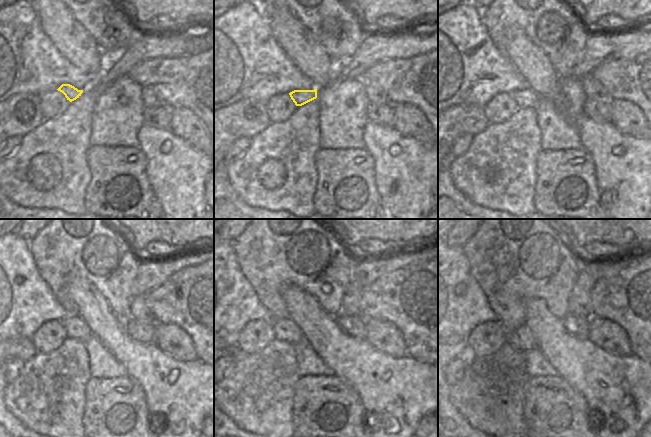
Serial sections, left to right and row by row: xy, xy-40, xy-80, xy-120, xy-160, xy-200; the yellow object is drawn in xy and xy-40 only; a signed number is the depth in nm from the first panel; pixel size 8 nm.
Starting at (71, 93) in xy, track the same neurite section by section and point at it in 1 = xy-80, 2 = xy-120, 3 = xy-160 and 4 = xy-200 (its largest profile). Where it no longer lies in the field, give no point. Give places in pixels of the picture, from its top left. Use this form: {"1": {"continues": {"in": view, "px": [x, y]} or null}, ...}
{"1": {"continues": {"in": "xy-80", "px": [527, 98]}}, "2": {"continues": {"in": "xy-120", "px": [76, 328]}}, "3": {"continues": {"in": "xy-160", "px": [285, 329]}}, "4": {"continues": {"in": "xy-200", "px": [522, 338]}}}

